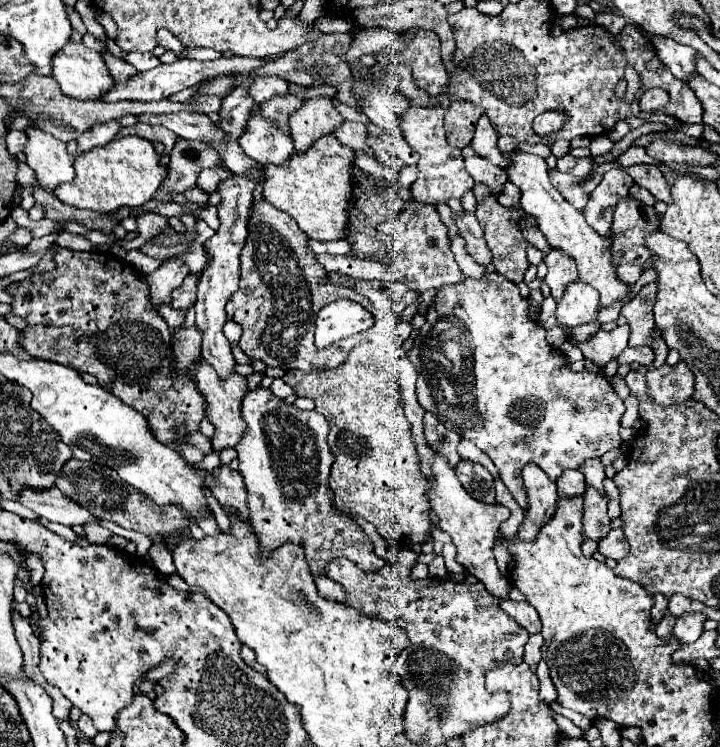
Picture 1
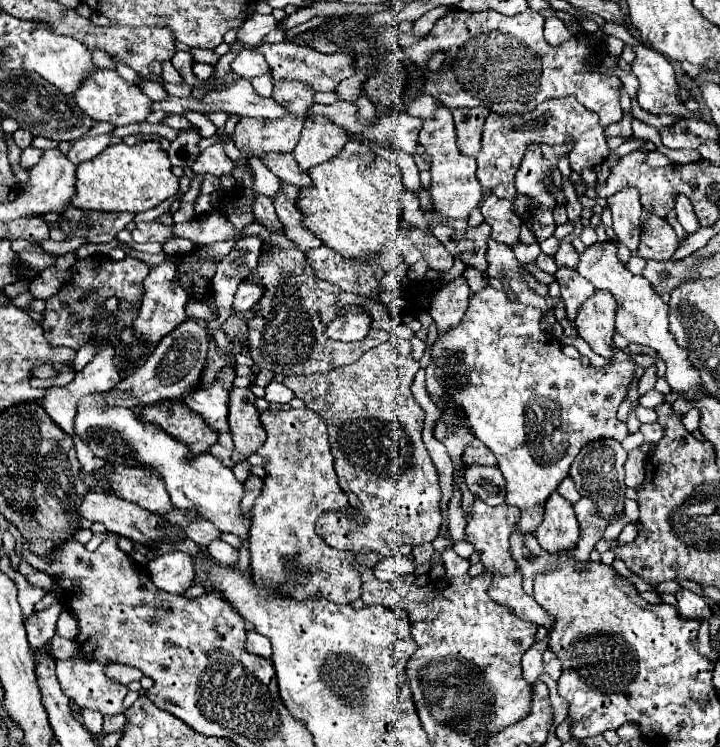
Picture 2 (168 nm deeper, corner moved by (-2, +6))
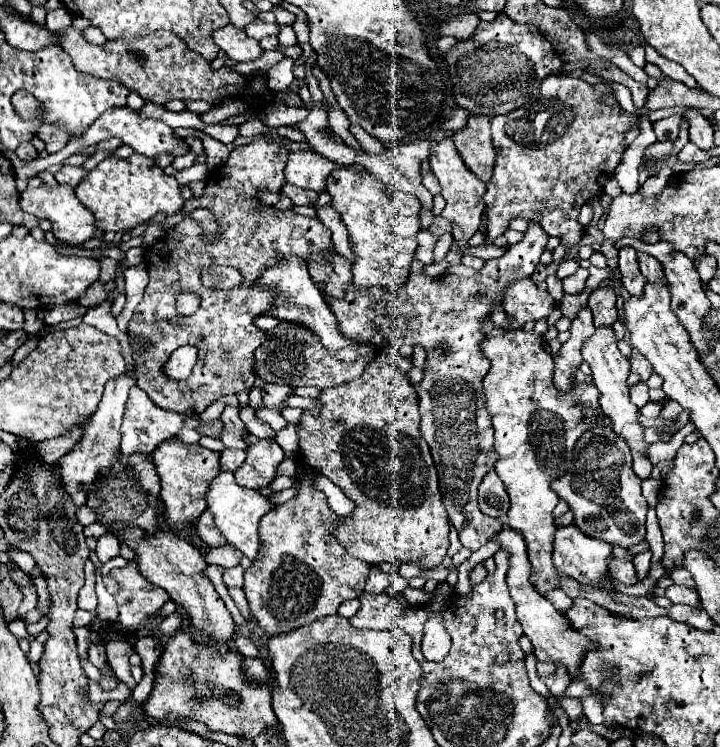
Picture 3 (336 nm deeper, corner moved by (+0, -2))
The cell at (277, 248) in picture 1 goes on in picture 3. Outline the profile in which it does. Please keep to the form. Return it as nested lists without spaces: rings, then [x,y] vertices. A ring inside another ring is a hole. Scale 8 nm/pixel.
[[[279,324],[271,330],[271,340],[267,340],[259,350],[255,350],[255,374],[269,384],[289,384],[289,386],[317,386],[321,390],[345,384],[363,374],[365,362],[339,362],[331,358],[321,346],[317,334],[309,328]]]

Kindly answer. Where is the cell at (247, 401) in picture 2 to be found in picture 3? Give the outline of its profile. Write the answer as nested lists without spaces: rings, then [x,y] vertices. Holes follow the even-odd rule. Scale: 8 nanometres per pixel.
[[[253,434],[245,436],[245,440],[249,442],[247,460],[235,472],[235,478],[237,478],[237,484],[243,488],[261,490],[275,480],[277,466],[285,456],[281,446],[275,444],[275,440],[261,440]]]

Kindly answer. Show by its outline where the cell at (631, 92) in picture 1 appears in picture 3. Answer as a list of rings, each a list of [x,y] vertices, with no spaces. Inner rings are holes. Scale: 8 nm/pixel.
[[[655,142],[651,146],[645,148],[645,160],[659,160],[659,158],[665,158],[673,148],[673,142]]]

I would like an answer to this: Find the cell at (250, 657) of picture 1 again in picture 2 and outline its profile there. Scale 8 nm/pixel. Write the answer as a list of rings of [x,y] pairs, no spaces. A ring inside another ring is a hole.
[[[249,630],[249,632],[247,632],[245,648],[247,648],[251,654],[257,654],[257,656],[261,656],[261,658],[271,658],[271,642],[269,642],[269,638],[257,634],[255,630]]]

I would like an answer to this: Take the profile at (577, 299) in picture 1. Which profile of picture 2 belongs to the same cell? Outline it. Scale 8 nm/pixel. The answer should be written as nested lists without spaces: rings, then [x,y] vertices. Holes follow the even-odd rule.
[[[595,290],[591,298],[579,308],[575,318],[579,336],[603,358],[613,356],[611,336],[615,332],[615,298],[605,290]]]

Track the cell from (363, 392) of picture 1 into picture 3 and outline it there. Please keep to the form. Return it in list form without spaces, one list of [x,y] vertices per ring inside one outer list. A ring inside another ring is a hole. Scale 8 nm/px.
[[[377,354],[365,366],[361,378],[321,392],[321,416],[313,418],[303,412],[299,434],[299,448],[305,462],[317,468],[323,476],[333,480],[347,498],[355,502],[351,522],[335,530],[337,540],[347,552],[371,566],[381,562],[417,562],[423,568],[435,568],[443,562],[449,548],[449,520],[441,502],[437,470],[427,442],[419,432],[417,394],[407,380],[407,374],[397,370],[385,354]]]

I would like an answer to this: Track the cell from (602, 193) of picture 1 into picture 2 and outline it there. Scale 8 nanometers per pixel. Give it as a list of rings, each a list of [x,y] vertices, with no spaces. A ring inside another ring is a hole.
[[[623,188],[607,198],[613,212],[613,230],[619,244],[625,244],[631,252],[639,244],[639,224],[641,224],[641,202],[635,188]]]

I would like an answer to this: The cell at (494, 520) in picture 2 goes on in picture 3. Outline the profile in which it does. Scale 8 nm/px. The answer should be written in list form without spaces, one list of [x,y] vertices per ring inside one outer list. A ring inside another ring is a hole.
[[[505,526],[493,540],[497,540],[501,544],[501,548],[511,552],[507,584],[509,584],[513,600],[517,602],[517,618],[519,618],[519,622],[523,626],[523,634],[533,644],[535,658],[539,662],[559,662],[559,664],[563,664],[567,668],[567,672],[573,678],[577,678],[579,676],[579,666],[581,666],[585,654],[589,650],[593,650],[593,644],[589,642],[589,638],[585,638],[583,634],[579,634],[573,628],[569,628],[567,618],[561,616],[557,612],[557,608],[547,598],[543,598],[539,592],[535,592],[535,588],[531,586],[531,582],[529,582],[531,566],[529,566],[529,560],[527,560],[527,550],[525,550],[523,536],[517,530],[511,530],[511,528]]]

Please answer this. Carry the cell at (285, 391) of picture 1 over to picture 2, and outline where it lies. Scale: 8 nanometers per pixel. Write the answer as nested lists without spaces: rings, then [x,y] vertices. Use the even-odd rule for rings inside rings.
[[[271,382],[265,388],[265,400],[267,402],[275,402],[275,404],[287,404],[293,398],[293,392],[279,382]]]

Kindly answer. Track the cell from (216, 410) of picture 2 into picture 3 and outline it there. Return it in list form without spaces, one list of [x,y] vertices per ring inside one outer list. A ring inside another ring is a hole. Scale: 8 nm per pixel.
[[[227,406],[223,410],[223,414],[221,414],[221,420],[223,420],[221,442],[227,448],[241,448],[241,450],[245,450],[247,448],[247,442],[243,438],[245,438],[245,434],[249,434],[249,430],[245,428],[245,424],[239,418],[239,408]]]

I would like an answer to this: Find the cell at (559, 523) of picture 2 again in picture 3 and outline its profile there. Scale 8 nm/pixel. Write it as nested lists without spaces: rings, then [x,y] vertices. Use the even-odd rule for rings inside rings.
[[[573,524],[567,528],[557,528],[555,532],[555,550],[553,550],[553,564],[557,566],[559,574],[575,578],[581,584],[587,586],[599,586],[601,590],[607,592],[615,592],[615,586],[607,580],[611,576],[609,572],[609,558],[611,558],[611,550],[613,546],[609,546],[603,540],[595,540],[589,538],[585,534],[581,534],[581,530],[577,530]]]

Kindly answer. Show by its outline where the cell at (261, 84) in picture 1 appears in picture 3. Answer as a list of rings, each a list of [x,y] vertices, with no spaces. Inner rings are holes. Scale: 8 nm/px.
[[[227,24],[227,26],[219,28],[219,30],[215,30],[213,32],[213,42],[223,52],[227,52],[231,60],[239,60],[239,62],[255,60],[263,52],[257,40],[249,38],[243,28],[235,28],[233,24]]]

